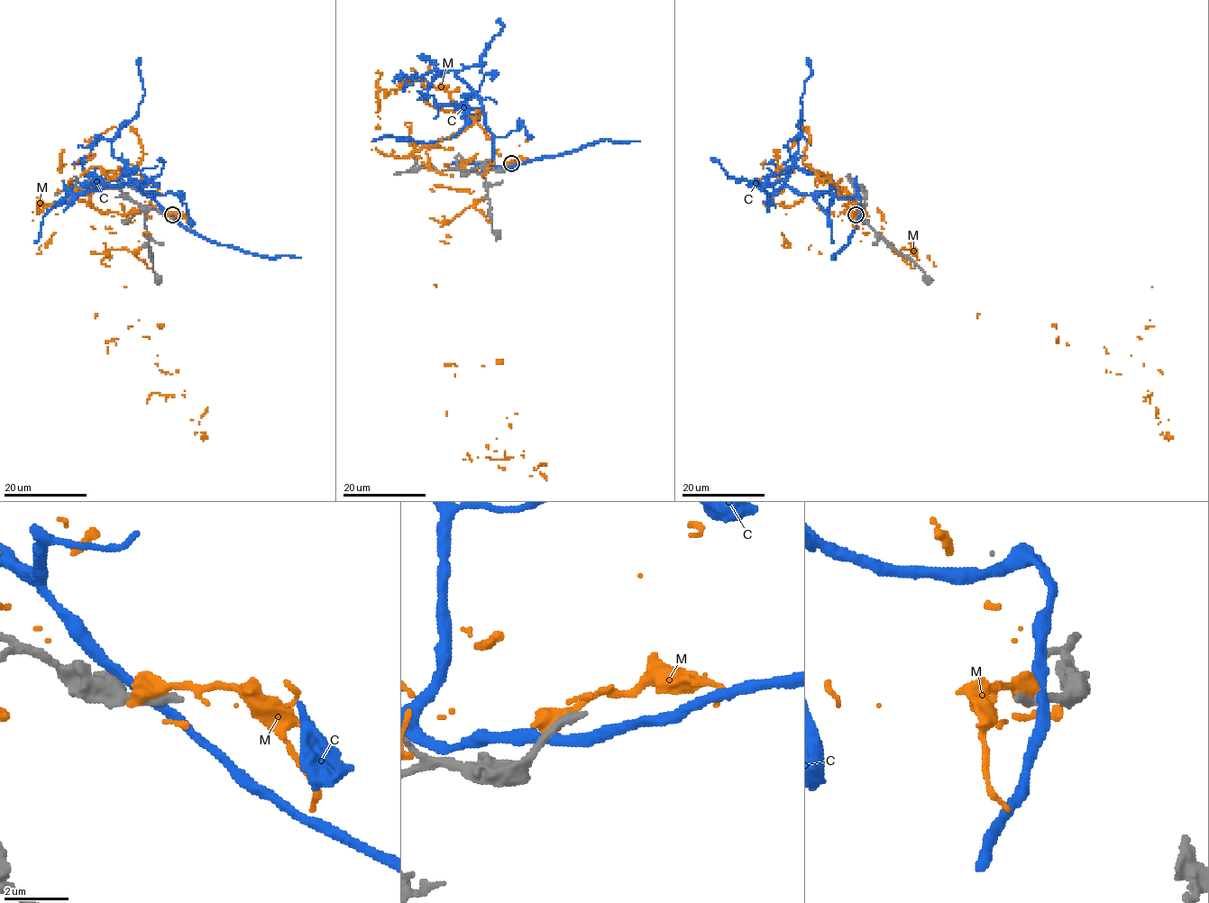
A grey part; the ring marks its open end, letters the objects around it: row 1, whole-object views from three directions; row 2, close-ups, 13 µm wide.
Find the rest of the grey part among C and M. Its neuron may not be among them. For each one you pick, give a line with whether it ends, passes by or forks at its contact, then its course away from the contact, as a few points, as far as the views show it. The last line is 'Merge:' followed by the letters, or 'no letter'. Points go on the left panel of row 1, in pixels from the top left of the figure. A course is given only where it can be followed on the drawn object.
Merge: no letter

